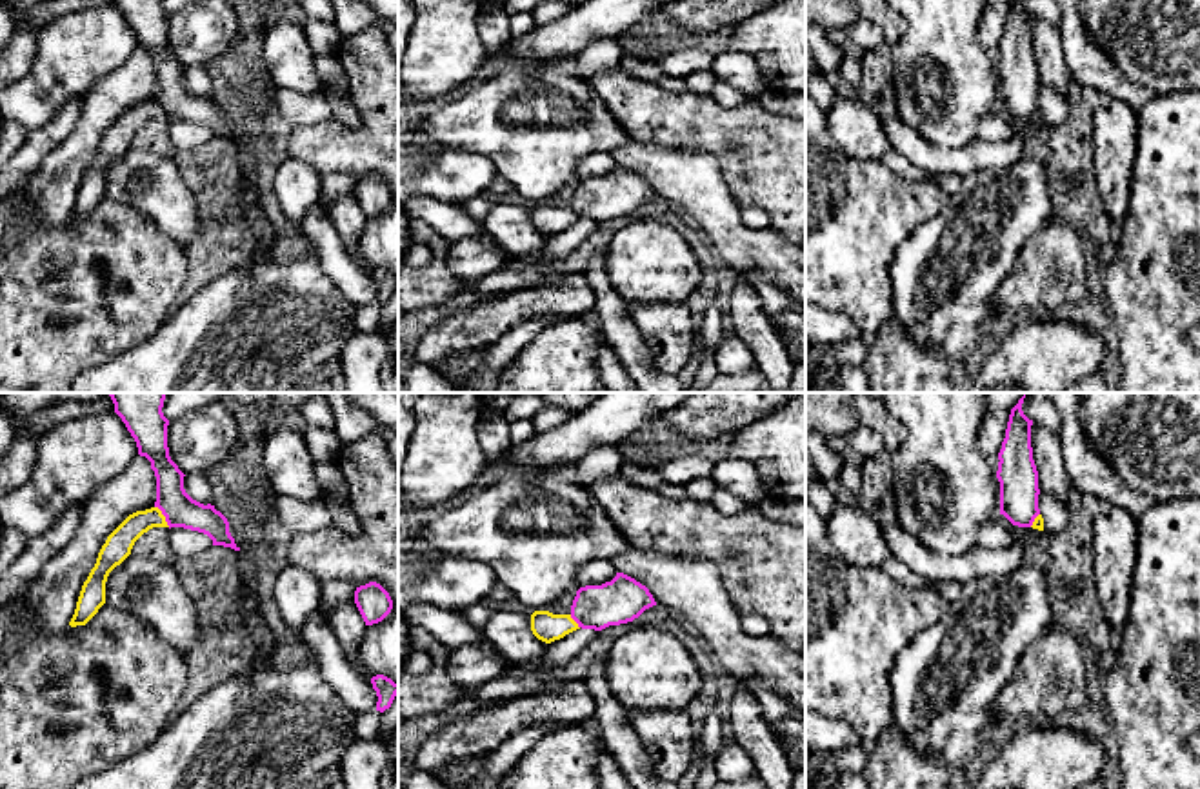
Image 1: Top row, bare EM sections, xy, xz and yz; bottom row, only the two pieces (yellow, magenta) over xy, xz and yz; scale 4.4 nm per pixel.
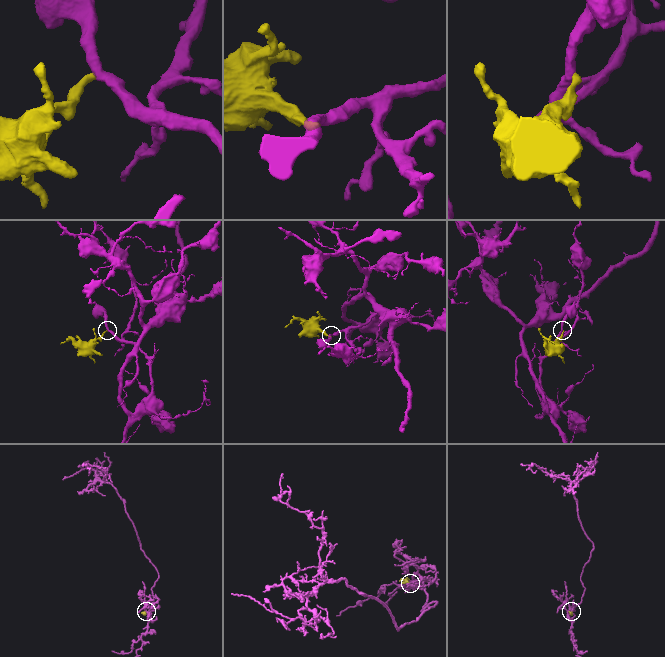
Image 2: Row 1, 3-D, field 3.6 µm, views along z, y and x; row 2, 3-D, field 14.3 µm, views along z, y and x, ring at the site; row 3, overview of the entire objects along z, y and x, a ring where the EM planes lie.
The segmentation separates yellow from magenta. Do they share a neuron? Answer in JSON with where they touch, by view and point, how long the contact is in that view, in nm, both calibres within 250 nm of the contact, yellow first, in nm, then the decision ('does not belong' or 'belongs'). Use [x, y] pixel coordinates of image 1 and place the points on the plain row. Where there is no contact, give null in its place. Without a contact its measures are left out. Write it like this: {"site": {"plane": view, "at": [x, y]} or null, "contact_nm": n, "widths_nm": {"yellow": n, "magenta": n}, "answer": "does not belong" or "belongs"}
{"site": {"plane": "xy", "at": [164, 109]}, "contact_nm": 120, "widths_nm": {"yellow": 120, "magenta": 150}, "answer": "does not belong"}

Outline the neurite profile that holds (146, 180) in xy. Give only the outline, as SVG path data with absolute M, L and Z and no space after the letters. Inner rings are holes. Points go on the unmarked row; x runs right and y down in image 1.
M129 147L116 158L105 175L105 196L147 215L184 249L202 227L198 200L175 160L155 151Z

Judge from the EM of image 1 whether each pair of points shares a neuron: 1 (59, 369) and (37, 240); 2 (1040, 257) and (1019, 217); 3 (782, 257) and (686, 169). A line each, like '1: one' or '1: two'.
1: one
2: two
3: one

